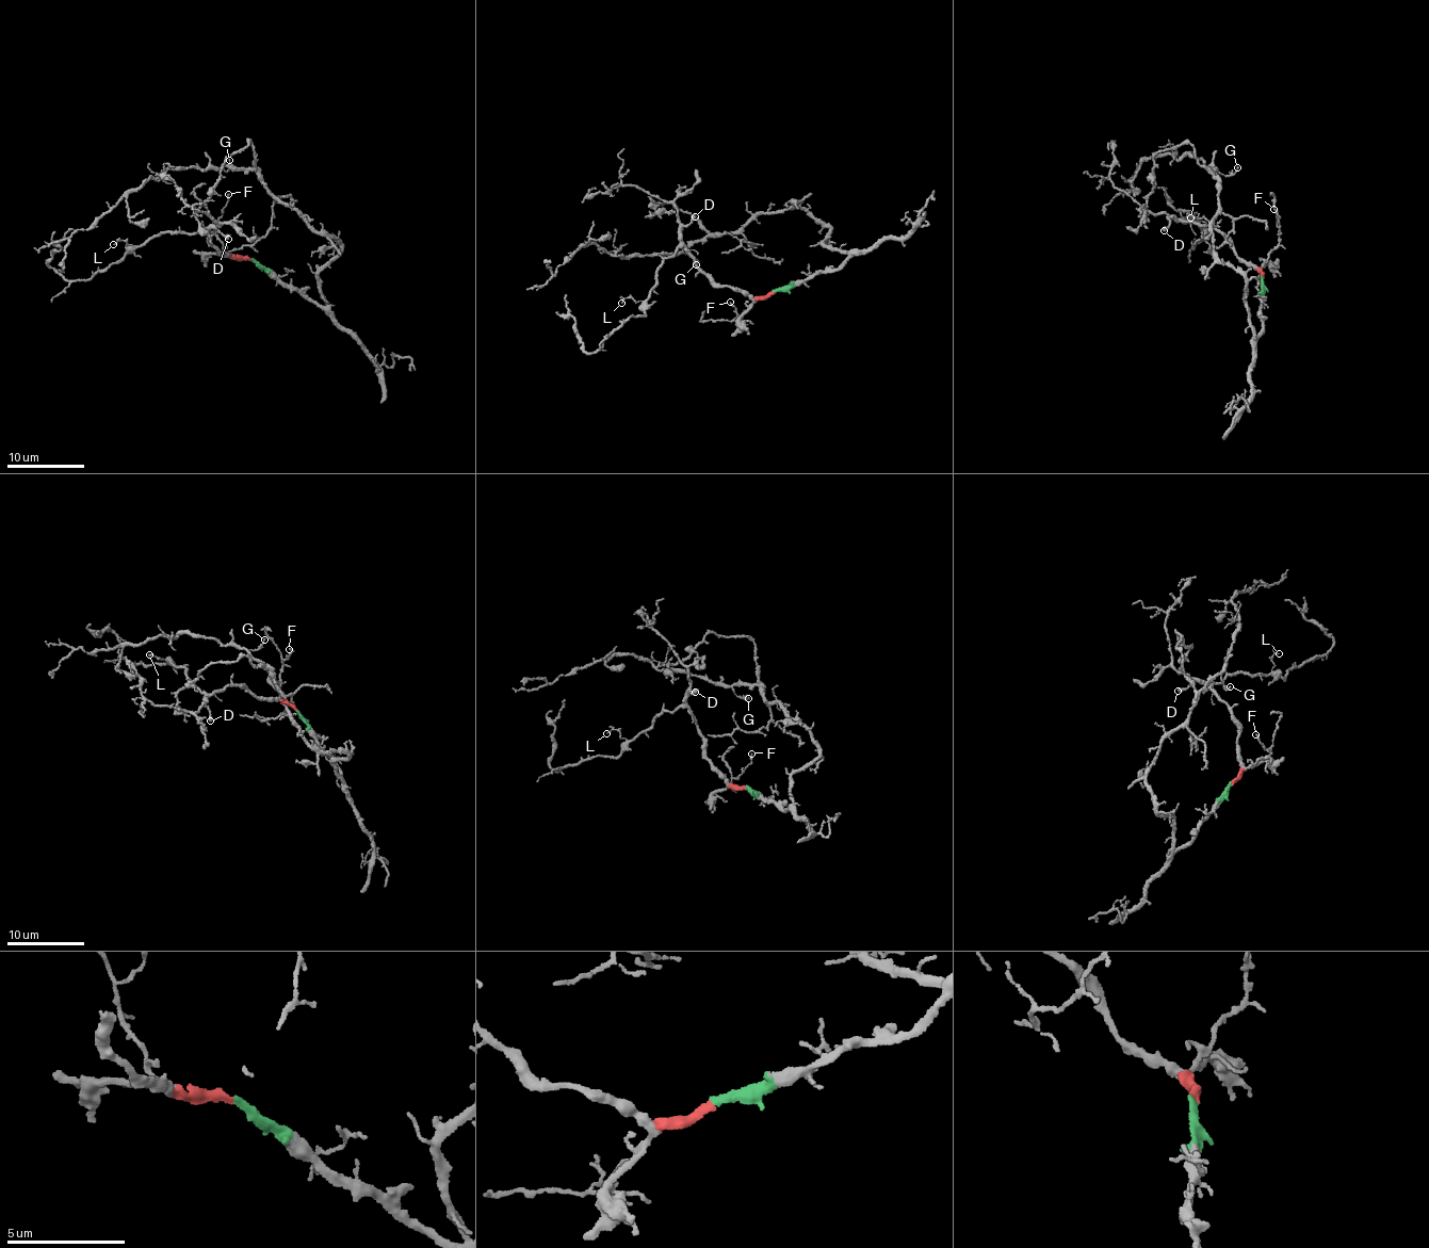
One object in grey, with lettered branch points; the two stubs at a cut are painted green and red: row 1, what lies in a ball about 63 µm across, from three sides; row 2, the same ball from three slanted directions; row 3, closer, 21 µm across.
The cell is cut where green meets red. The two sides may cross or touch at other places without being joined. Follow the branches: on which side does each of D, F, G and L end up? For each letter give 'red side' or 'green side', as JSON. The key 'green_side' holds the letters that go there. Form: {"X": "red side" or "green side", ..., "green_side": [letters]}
{"D": "red side", "F": "red side", "G": "green side", "L": "red side", "green_side": ["G"]}

